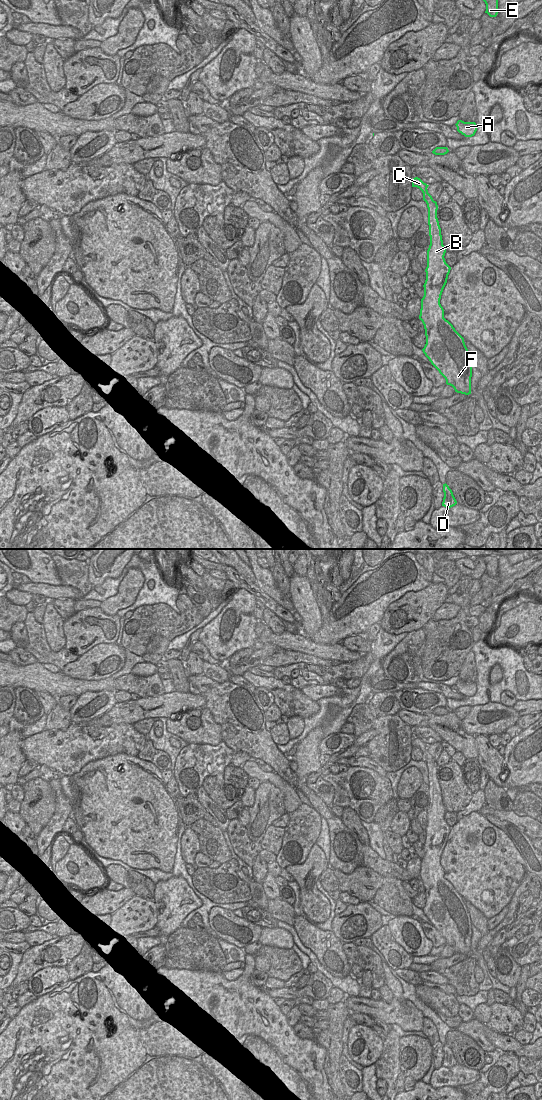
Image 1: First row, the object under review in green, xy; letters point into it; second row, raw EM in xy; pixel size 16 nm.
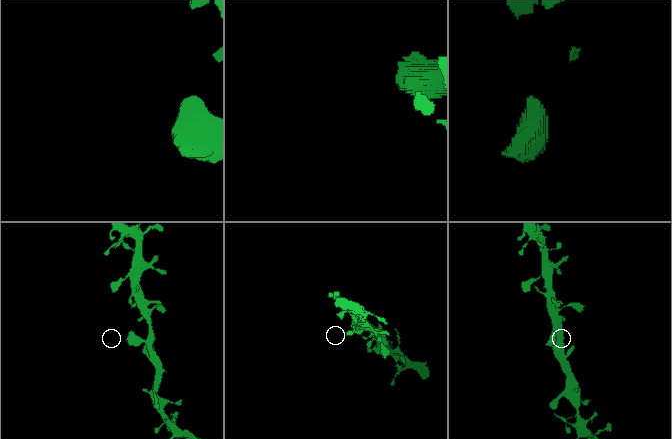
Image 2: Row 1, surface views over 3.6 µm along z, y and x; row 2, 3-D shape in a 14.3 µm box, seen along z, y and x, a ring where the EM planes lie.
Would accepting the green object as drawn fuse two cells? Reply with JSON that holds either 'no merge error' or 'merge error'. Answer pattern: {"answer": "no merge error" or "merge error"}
{"answer": "no merge error"}

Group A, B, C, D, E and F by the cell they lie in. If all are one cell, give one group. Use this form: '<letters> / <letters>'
A B C D E F

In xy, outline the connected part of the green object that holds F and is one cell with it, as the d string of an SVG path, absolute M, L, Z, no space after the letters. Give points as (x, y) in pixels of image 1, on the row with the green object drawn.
M420 178L412 179L412 187L419 188L428 208L430 245L427 250L426 280L423 285L419 319L425 329L426 344L422 349L431 364L445 378L455 392L471 394L472 362L464 338L444 318L440 304L451 267L445 261L441 228L437 218L438 205L428 193L429 185Z

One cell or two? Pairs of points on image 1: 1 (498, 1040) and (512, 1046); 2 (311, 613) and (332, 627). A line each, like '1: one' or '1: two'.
1: one
2: two

